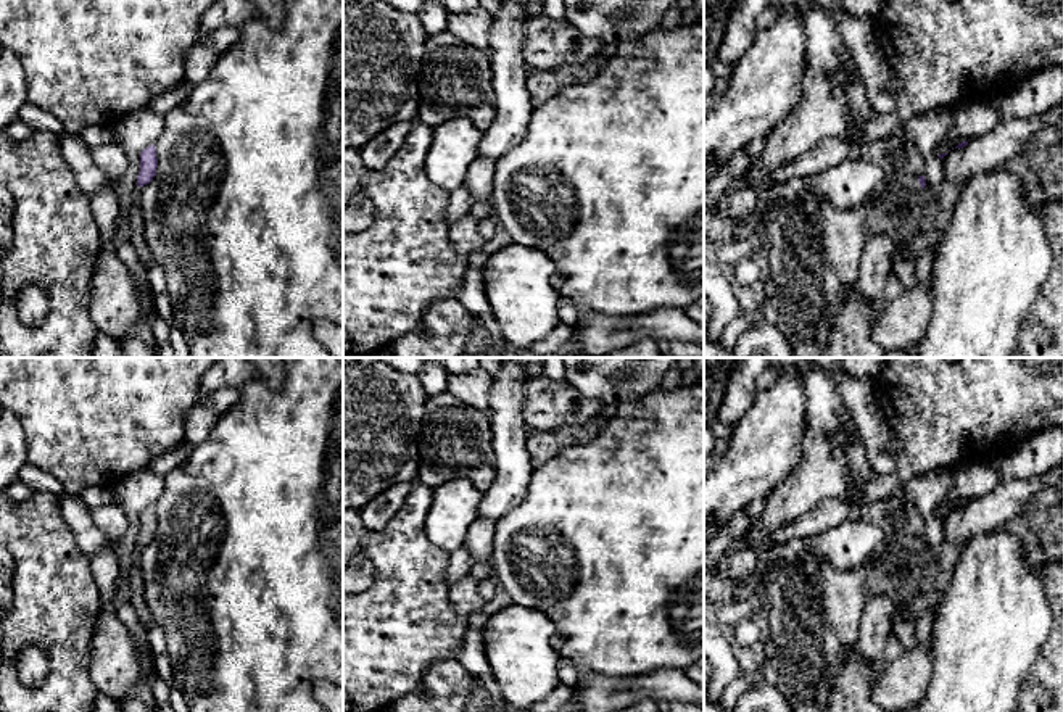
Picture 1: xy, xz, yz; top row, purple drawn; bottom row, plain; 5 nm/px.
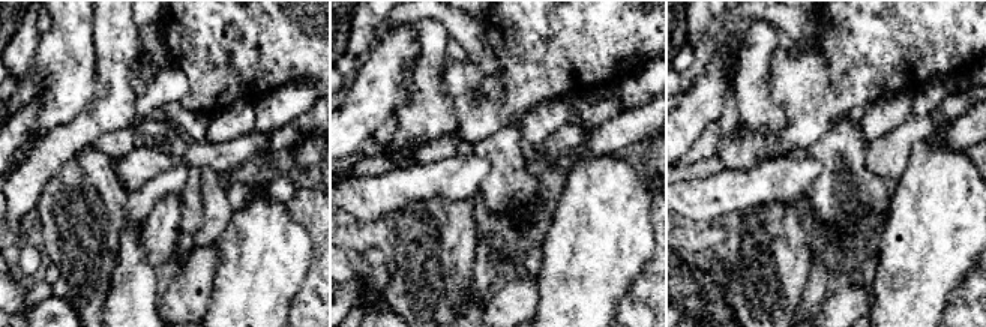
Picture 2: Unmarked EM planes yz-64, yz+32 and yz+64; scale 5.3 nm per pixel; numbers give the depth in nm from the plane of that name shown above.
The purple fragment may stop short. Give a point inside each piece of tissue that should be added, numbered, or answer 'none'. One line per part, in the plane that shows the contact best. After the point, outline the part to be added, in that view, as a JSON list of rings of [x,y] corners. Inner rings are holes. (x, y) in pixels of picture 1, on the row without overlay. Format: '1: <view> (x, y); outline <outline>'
1: yz (907, 542); outline [[[904,535],[899,543],[907,549],[921,549],[918,540],[910,535]]]

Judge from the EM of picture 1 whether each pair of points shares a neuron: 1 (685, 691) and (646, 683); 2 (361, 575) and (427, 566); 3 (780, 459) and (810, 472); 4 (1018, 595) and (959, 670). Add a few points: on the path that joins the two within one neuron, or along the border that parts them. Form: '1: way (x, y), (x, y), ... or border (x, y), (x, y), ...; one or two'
1: way (675, 685), (656, 685); one
2: border (359, 553), (372, 571), (372, 582), (361, 591); two
3: border (804, 429), (801, 461), (770, 493); two
4: way (999, 614), (991, 622), (978, 651); one

